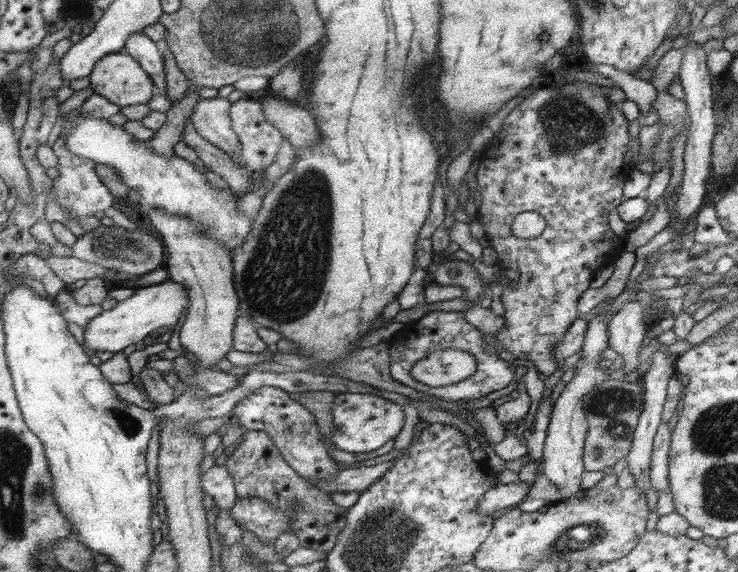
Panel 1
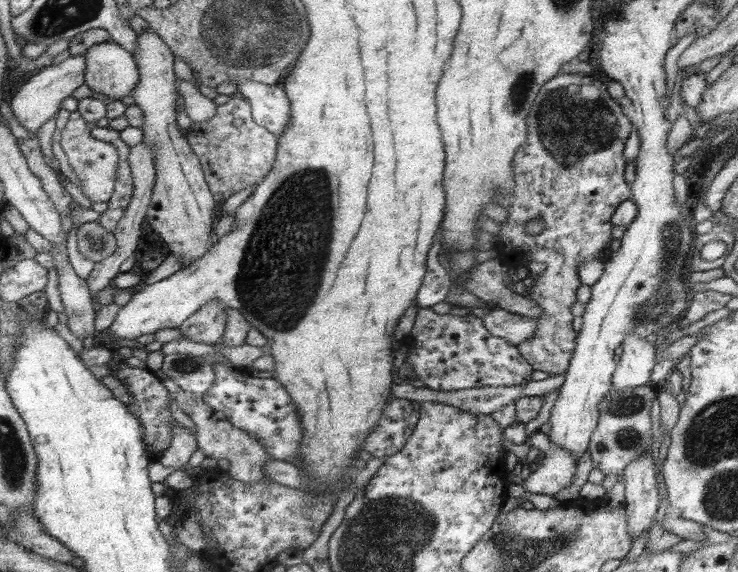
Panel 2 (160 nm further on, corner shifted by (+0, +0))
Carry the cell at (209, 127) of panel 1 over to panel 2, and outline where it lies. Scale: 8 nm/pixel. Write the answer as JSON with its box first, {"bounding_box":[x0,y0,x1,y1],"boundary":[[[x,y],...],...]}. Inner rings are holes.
{"bounding_box":[176,79,217,123],"boundary":[[[178,79],[176,85],[178,93],[182,94],[186,114],[194,123],[201,123],[214,116],[217,104],[212,99],[202,95],[192,82]]]}

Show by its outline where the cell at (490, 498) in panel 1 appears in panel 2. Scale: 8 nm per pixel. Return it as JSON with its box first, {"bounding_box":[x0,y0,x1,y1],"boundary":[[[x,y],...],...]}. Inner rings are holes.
{"bounding_box":[521,430,578,498],"boundary":[[[540,430],[530,435],[528,444],[535,452],[540,452],[542,459],[529,470],[530,475],[521,486],[525,492],[554,498],[560,490],[572,484],[578,460],[569,450],[555,445]]]}

